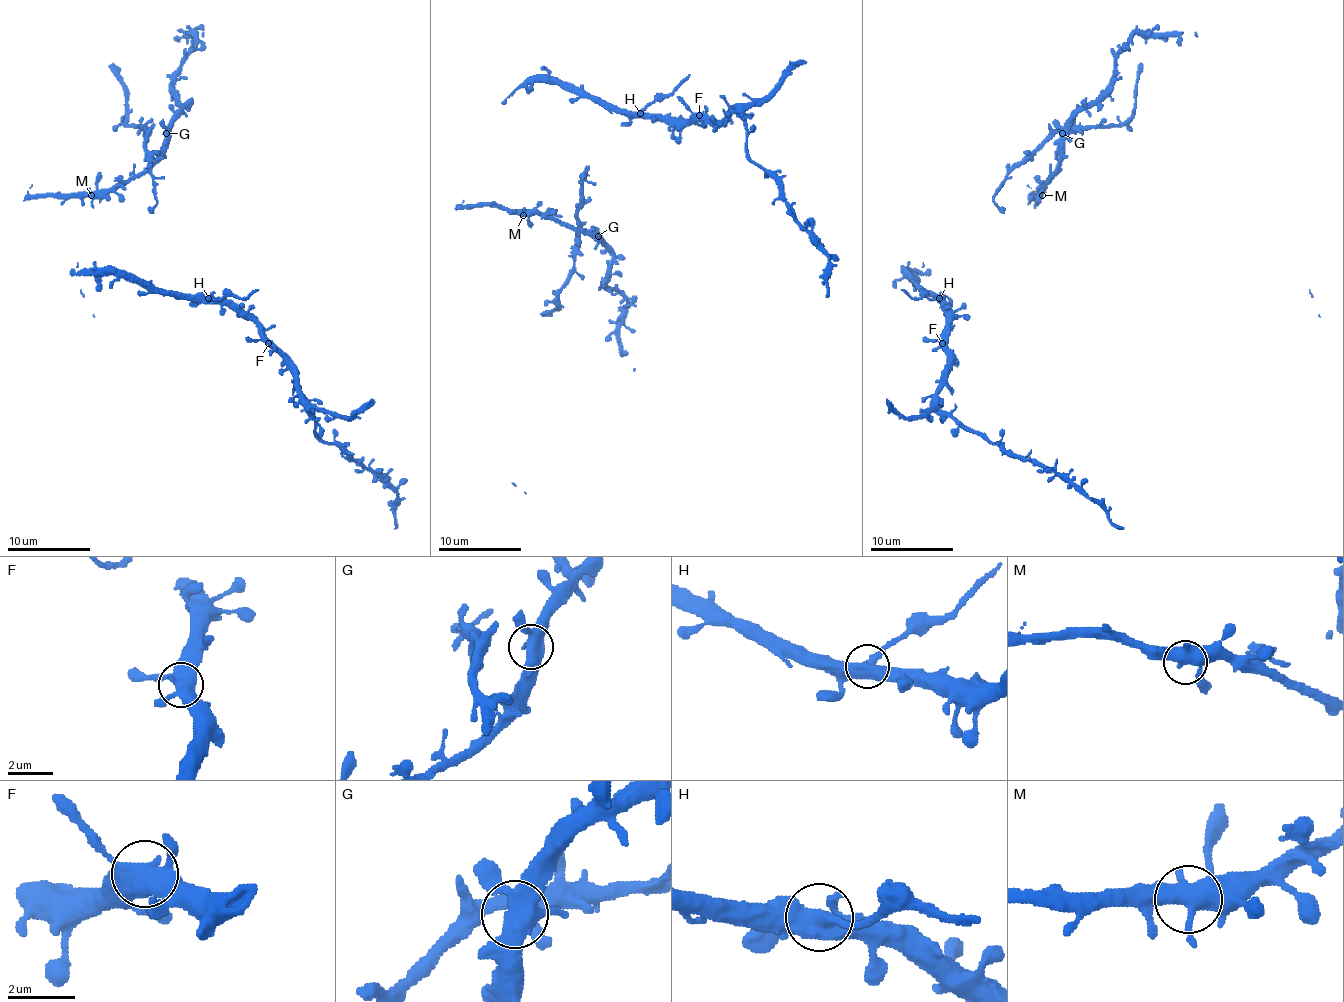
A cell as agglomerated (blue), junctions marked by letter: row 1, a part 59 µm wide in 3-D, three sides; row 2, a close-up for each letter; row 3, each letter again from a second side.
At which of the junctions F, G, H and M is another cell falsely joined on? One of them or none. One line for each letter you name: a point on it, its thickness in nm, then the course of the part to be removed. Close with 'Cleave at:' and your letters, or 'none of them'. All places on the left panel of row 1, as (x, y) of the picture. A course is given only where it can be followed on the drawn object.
H: place (208, 298); calibre 500 nm; course (208, 297), (249, 297), (258, 289)
Cleave at: H

